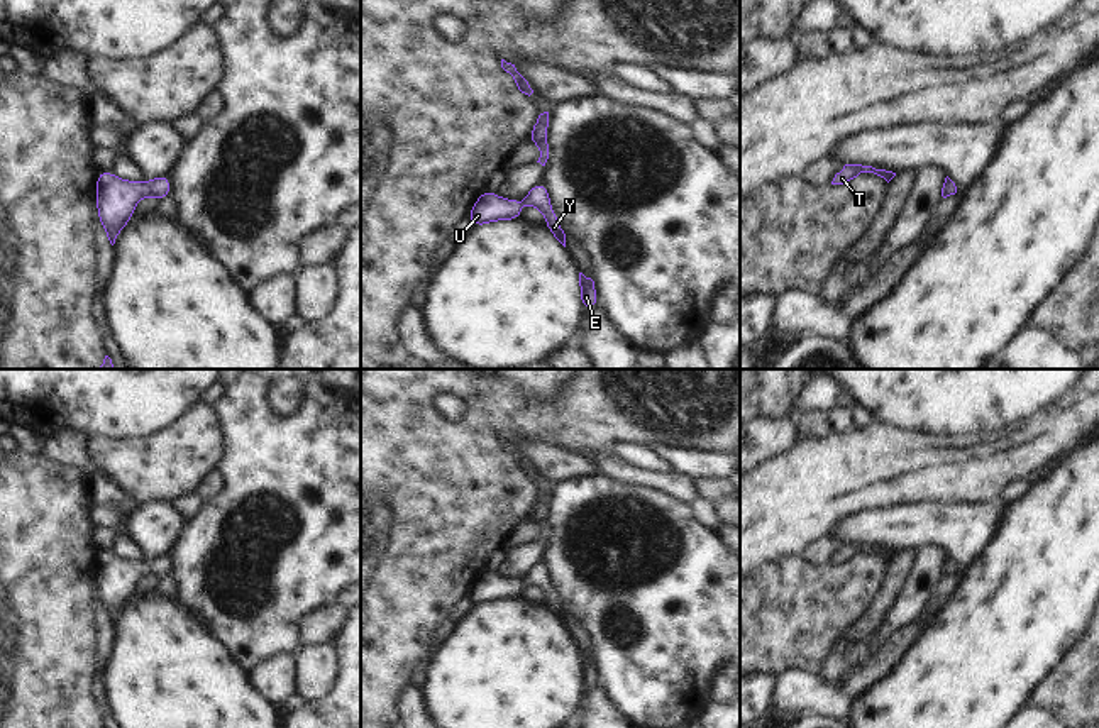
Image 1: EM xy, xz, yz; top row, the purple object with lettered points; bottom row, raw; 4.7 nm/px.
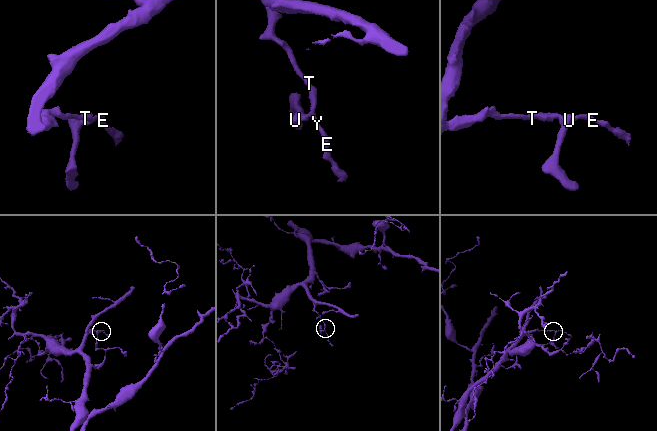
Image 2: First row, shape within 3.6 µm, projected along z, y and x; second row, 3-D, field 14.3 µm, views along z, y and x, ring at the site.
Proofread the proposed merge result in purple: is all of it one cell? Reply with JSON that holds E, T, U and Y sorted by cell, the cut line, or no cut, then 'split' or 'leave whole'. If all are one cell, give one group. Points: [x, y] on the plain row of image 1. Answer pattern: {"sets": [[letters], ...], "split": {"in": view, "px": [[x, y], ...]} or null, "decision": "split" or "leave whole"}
{"sets": [["E", "T", "U", "Y"]], "split": null, "decision": "leave whole"}

